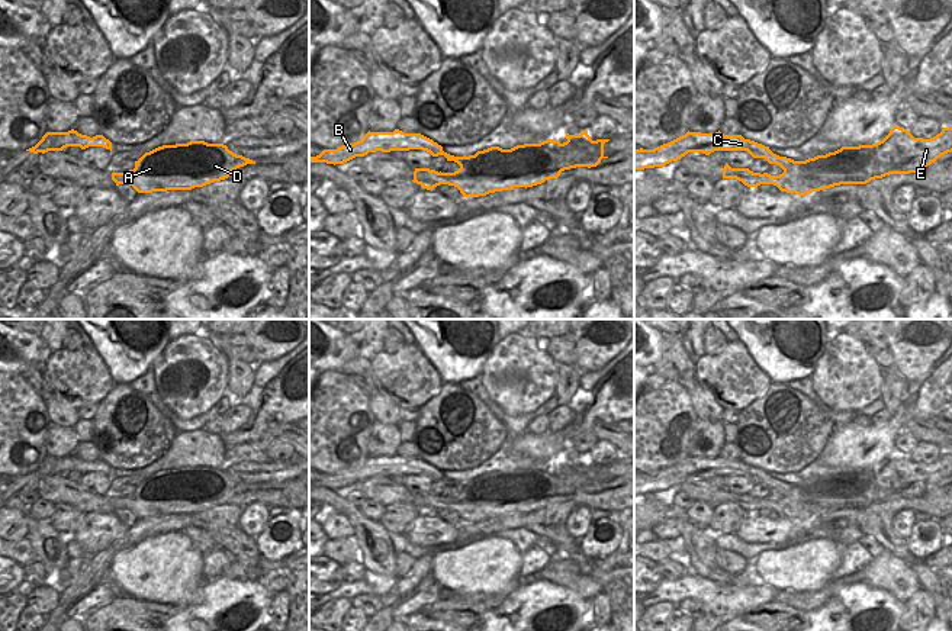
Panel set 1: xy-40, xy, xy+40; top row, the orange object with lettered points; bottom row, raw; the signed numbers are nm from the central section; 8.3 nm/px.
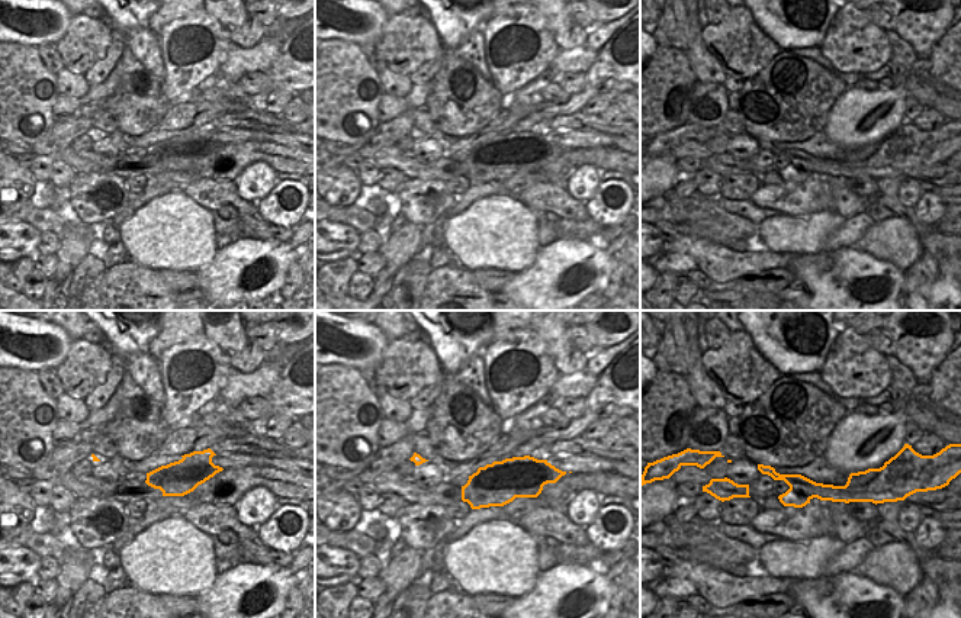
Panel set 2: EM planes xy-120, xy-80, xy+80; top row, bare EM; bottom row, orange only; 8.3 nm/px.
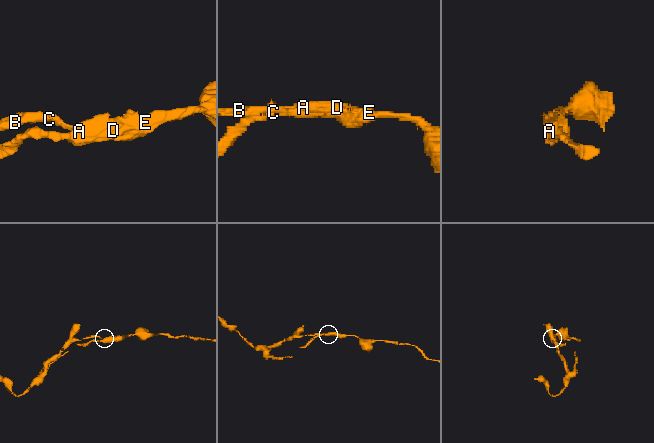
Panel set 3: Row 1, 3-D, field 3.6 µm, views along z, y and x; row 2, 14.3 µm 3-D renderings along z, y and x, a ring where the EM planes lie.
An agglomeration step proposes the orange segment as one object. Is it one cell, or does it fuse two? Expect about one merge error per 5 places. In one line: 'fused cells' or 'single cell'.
single cell

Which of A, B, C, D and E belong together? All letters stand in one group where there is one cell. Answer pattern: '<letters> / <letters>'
A B C D E

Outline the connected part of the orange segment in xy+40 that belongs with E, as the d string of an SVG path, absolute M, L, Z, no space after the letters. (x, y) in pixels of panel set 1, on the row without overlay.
M894 451L890 458L879 467L872 470L842 471L834 477L817 480L805 486L794 486L787 482L774 479L769 471L744 464L742 460L686 457L685 460L663 469L654 474L634 476L634 496L654 492L665 492L672 486L678 486L688 477L702 477L710 480L714 476L747 476L753 483L765 483L769 489L779 490L784 498L771 500L768 498L753 498L749 493L731 493L729 489L723 493L723 503L736 503L747 512L760 509L774 509L781 516L805 521L811 516L820 516L840 509L866 509L871 505L882 503L890 499L922 498L927 490L942 480L952 477L952 453L943 453L940 458L930 464L914 463L907 454Z

